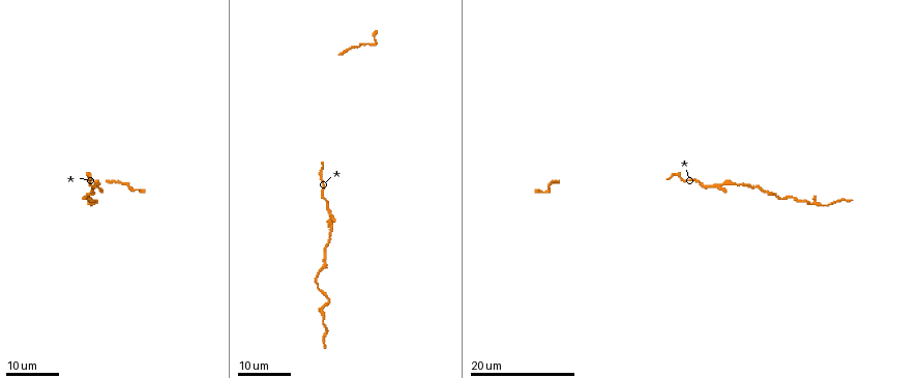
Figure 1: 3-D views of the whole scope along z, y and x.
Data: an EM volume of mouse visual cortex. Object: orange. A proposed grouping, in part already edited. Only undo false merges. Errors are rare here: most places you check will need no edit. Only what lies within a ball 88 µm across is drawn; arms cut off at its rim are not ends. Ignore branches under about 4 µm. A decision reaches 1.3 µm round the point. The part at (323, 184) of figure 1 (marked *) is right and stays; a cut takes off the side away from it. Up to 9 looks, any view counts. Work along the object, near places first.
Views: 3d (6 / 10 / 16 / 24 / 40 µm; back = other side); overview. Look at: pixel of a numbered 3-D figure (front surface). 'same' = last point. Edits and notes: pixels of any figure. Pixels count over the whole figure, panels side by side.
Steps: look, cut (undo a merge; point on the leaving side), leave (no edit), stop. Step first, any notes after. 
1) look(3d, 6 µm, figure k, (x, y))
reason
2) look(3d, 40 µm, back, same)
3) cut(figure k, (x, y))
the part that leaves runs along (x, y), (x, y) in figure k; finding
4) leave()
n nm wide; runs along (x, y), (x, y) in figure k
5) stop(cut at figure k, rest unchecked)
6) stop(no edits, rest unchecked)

look(3d, 24 µm, figure 1, (776, 194))
three arms meet

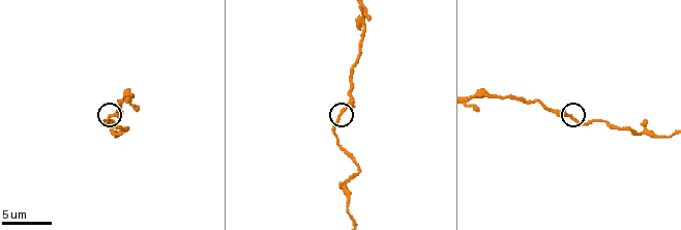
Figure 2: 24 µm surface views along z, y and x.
look(3d, 10 µm, figure 2, (110, 114))

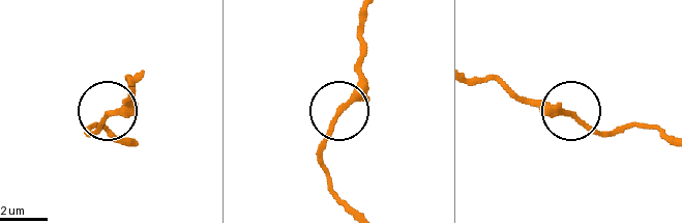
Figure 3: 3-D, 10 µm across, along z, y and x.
leave()
runs along (364, 16), (356, 92), (331, 122), (319, 150) in figure 3; continuous, no second neuron

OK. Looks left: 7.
look(3d, 24 µm, figure 1, (678, 176))
three arms meet

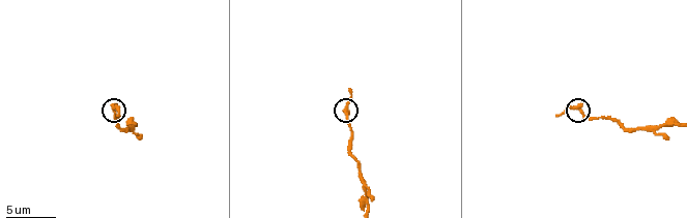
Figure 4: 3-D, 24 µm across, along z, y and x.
look(3d, 6 µm, figure 4, (582, 112))

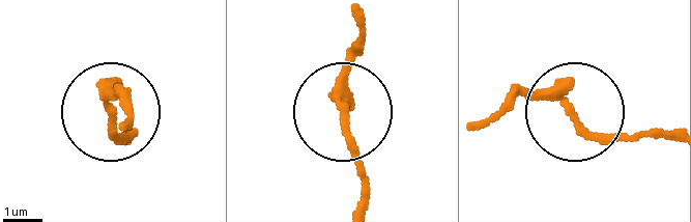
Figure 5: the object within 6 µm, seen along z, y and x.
leave()
200 nm wide; runs along (635, 136), (599, 133), (539, 96), (493, 113) in figure 5; continuous, no second neuron

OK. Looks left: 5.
look(3d, 16 µm, figure 1, (122, 182))
a narrow waist

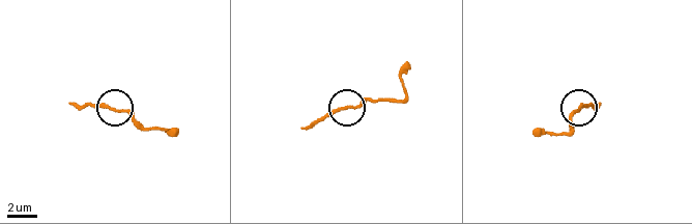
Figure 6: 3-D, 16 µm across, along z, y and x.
look(3d, 10 µm, figure 6, (348, 105))
zoom in

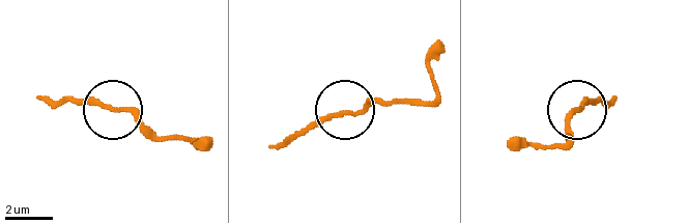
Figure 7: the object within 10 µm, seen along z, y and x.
leave()
all the same neuron

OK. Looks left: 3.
look(3d, 10 µm, figure 2, (346, 197))
thick turns thin

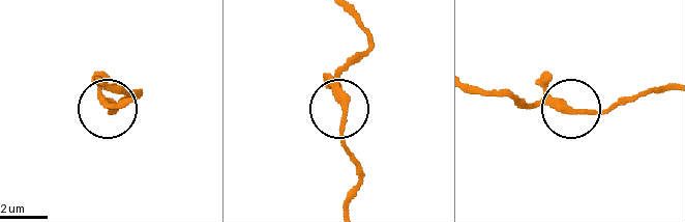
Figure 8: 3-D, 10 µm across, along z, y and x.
leave()
300 nm wide; runs along (343, 9), (366, 38), (336, 86), (353, 162) in figure 8; all the same neuron

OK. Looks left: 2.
stop(no edits, rest unchecked)

